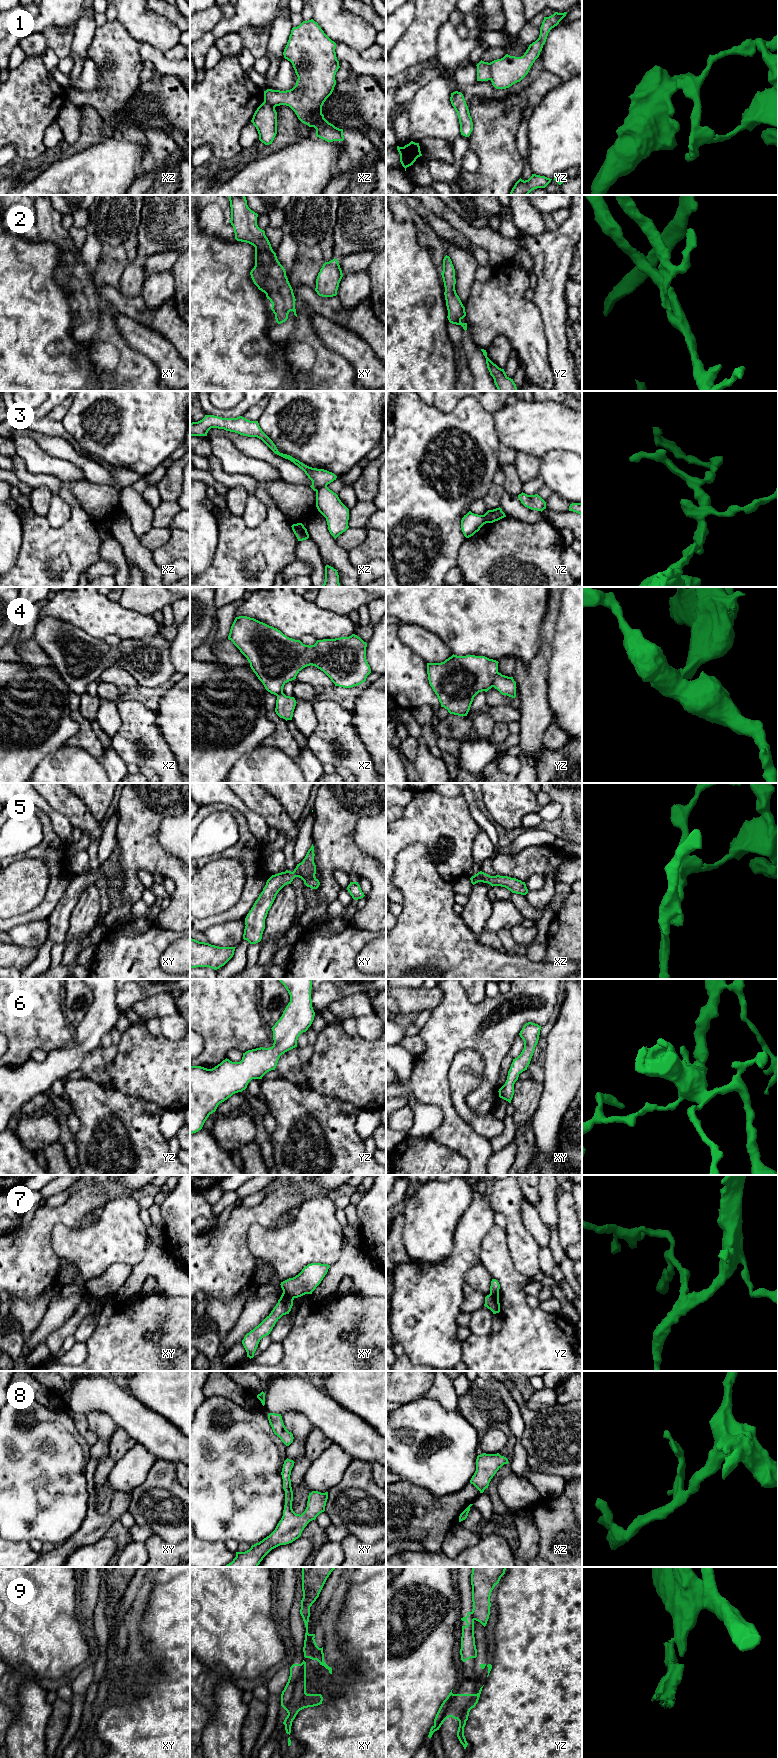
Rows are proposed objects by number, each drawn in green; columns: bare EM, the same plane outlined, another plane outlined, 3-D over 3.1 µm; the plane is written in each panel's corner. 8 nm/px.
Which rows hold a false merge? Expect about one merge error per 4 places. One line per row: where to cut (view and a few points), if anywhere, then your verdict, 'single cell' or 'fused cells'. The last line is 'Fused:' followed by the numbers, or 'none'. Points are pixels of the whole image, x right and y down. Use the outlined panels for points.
1: cut in yz along (489, 63), (490, 79); fused cells
2: no cut; single cell
3: cut in xz along (326, 485), (316, 491); fused cells
4: cut in yz along (498, 672), (492, 686); fused cells
5: no cut; single cell
6: no cut; single cell
7: cut in xy along (283, 1292), (286, 1292), (293, 1298); fused cells
8: no cut; single cell
9: cut in yz along (472, 1611), (475, 1619); fused cells
Fused: 1, 3, 4, 7, 9

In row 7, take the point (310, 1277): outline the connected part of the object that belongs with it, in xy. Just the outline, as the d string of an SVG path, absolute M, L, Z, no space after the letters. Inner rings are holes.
M308 1264L298 1275L281 1282L283 1293L287 1293L293 1298L312 1294L327 1274L329 1267L328 1264Z

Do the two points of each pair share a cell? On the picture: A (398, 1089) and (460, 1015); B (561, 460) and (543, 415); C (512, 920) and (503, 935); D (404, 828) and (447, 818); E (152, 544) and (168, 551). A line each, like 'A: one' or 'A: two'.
A: one
B: two
C: two
D: one
E: two

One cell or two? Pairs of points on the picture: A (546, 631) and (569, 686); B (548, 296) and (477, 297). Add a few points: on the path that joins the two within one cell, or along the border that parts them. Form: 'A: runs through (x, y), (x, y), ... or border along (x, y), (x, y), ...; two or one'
A: border along (556, 623), (548, 669); two
B: border along (533, 301), (538, 308), (542, 323); two

